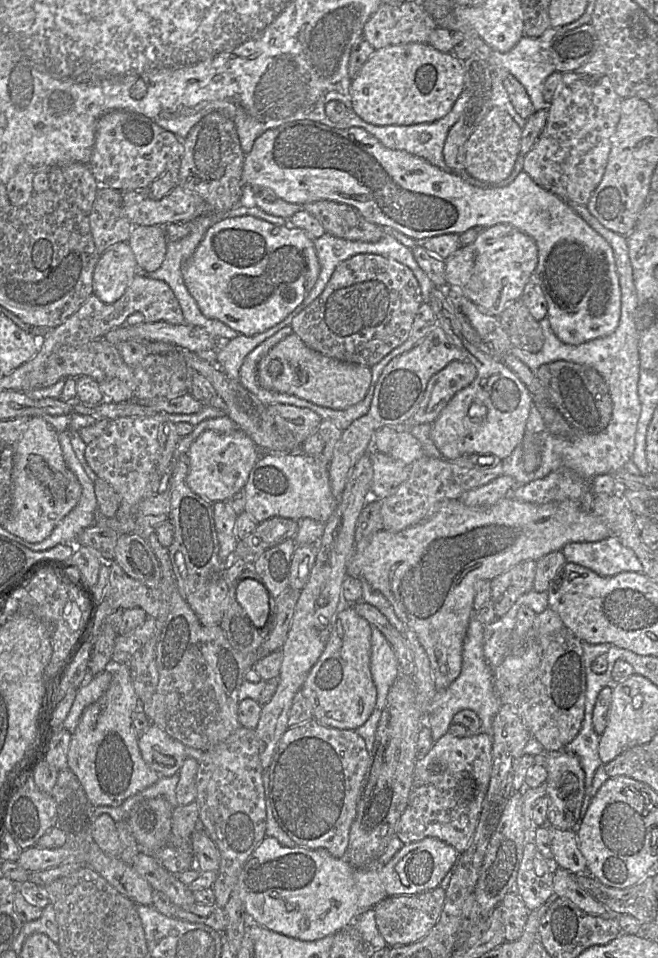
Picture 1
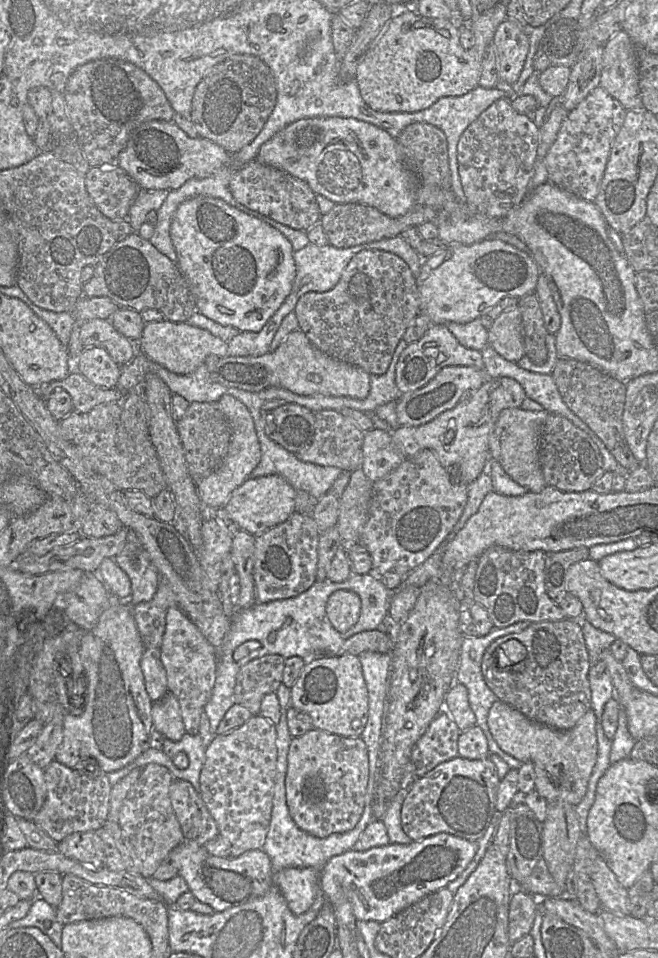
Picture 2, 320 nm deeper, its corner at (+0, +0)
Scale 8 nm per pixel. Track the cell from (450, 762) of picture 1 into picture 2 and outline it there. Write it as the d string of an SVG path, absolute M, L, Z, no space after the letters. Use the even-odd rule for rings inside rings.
M460 756L445 761L410 784L401 809L401 826L413 841L420 841L438 833L447 833L471 842L478 842L485 834L496 810L497 791L501 779L489 757L466 759Z

